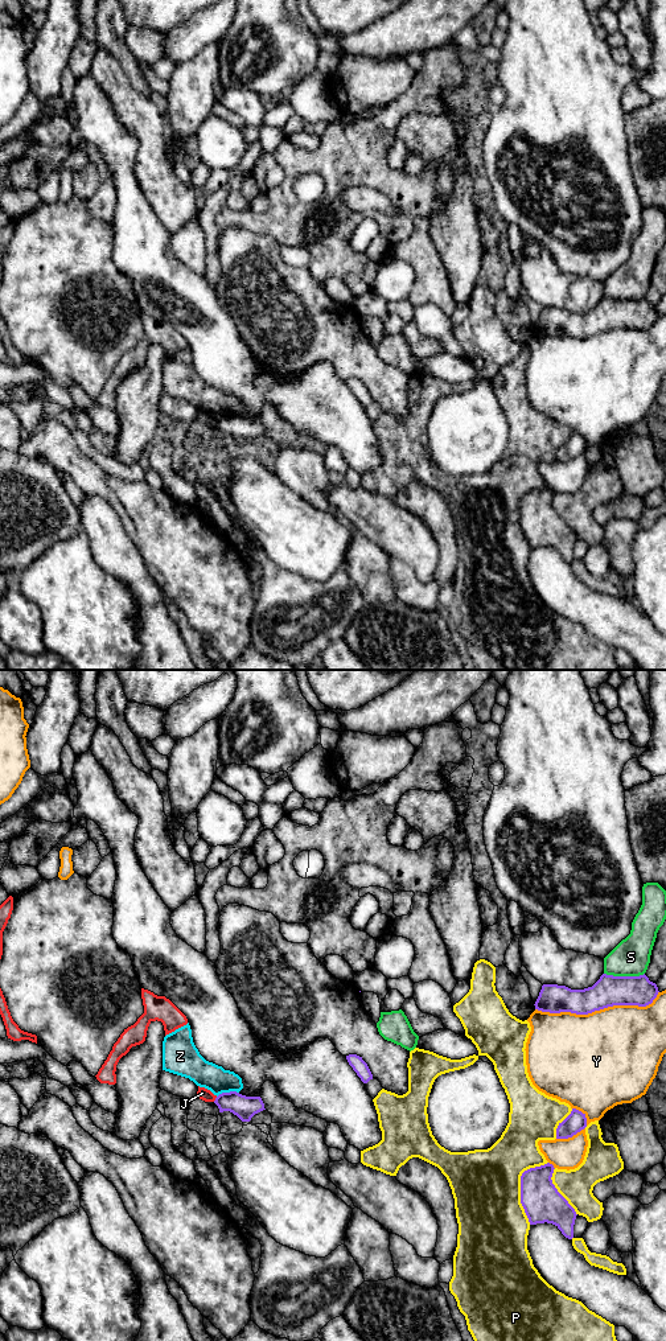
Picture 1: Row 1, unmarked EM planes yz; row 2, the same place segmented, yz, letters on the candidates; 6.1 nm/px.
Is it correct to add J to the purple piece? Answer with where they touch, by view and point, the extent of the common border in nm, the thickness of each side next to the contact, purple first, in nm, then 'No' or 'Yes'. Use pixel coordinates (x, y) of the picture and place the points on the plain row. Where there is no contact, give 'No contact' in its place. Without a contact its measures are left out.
Touches purple at yz (216, 423). Shared border 40 nm. Thickness 140 nm (purple) against 70 nm. No

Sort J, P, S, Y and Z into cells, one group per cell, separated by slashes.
J / P / S / Y / Z

